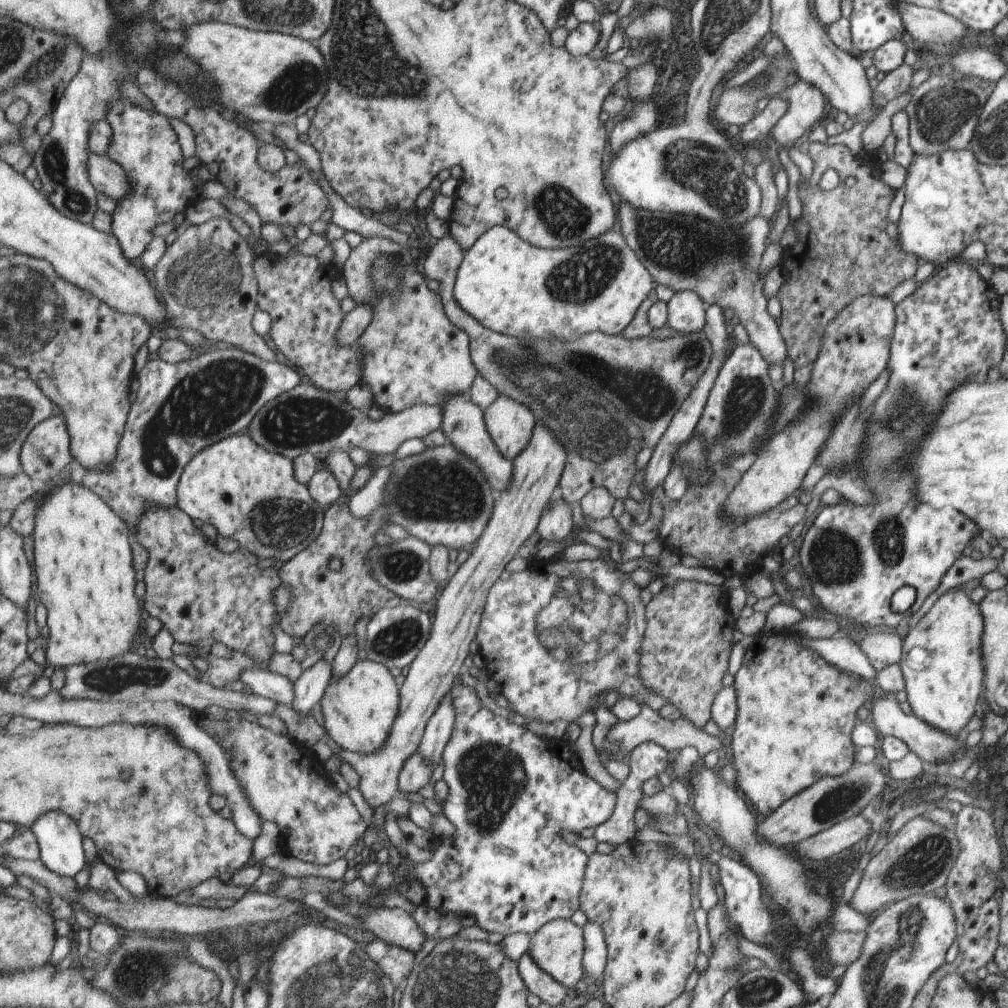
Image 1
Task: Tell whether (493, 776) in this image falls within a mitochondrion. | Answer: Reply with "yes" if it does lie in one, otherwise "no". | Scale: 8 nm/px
yes

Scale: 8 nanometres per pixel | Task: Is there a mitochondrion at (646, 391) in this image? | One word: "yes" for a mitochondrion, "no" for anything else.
yes

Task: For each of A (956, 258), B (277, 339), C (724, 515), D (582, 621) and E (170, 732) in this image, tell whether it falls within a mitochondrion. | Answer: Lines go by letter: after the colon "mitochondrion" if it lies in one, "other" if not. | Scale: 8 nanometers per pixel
A: other
B: other
C: other
D: mitochondrion
E: other

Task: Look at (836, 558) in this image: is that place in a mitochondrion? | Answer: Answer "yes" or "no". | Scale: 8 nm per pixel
yes

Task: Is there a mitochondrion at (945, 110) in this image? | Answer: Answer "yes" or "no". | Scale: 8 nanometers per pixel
yes

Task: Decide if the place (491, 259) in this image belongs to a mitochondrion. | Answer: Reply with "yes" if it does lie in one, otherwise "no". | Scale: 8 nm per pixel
no

